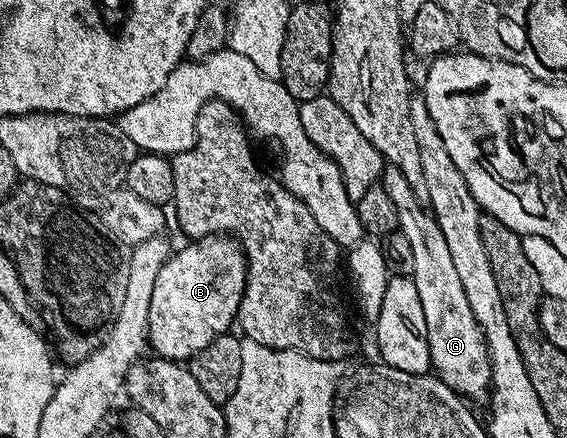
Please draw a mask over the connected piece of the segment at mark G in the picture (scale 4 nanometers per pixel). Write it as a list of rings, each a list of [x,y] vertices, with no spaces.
[[[387,167],[380,177],[380,186],[388,198],[392,198],[398,215],[398,227],[412,246],[412,278],[420,293],[420,306],[424,306],[424,318],[428,322],[428,346],[433,371],[439,380],[467,401],[485,401],[491,389],[490,352],[486,349],[486,339],[468,306],[464,288],[460,286],[452,254],[448,254],[448,242],[444,242],[440,226],[420,203],[412,186],[408,186],[408,178],[404,178],[398,168]]]

